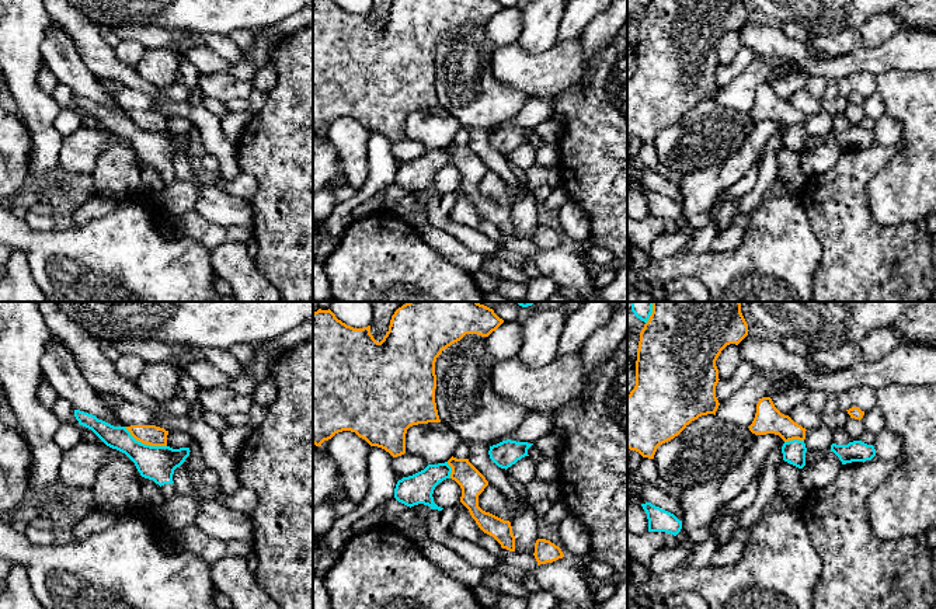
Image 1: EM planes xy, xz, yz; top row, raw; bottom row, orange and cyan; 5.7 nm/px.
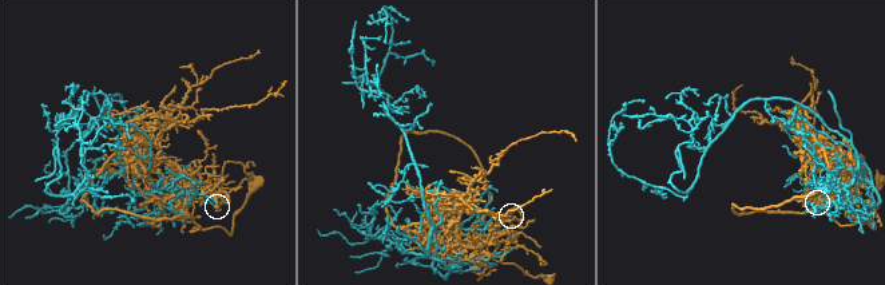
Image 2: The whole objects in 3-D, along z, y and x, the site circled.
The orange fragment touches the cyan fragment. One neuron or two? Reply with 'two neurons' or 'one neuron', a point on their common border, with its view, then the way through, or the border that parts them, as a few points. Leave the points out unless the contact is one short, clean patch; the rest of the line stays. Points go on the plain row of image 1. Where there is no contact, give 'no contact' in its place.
two neurons; contact xy (145, 129)

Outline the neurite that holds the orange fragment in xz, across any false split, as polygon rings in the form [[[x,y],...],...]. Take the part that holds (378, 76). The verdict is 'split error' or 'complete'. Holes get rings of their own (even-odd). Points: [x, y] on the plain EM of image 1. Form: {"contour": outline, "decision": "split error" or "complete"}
{"contour": [[[313,0],[313,129],[321,132],[335,119],[351,116],[393,143],[404,140],[410,112],[441,108],[435,88],[436,44],[466,20],[488,22],[502,8],[497,0],[393,0],[389,17],[377,28],[370,20],[370,11],[354,14],[335,0]]], "decision": "complete"}

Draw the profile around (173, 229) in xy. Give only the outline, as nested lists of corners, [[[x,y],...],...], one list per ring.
[[[168,215],[168,222],[159,223],[156,227],[160,236],[166,240],[181,240],[185,237],[184,226],[182,226],[181,218],[178,216]]]

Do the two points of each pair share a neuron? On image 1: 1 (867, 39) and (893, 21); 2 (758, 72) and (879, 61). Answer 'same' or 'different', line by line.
1: same
2: different

